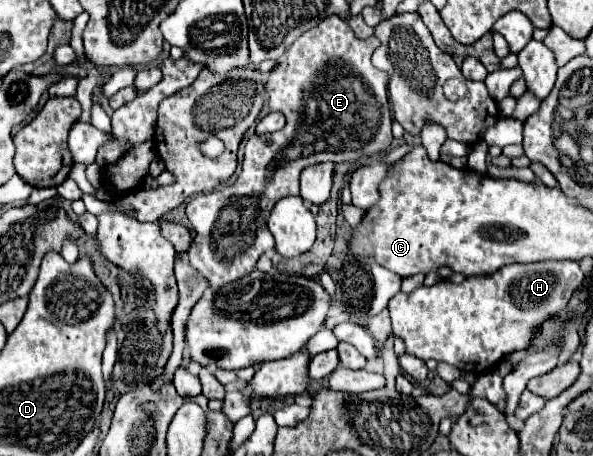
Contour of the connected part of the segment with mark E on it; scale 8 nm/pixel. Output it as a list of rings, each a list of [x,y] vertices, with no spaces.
[[[337,16],[323,20],[317,28],[301,34],[291,48],[285,50],[277,66],[269,72],[265,90],[269,100],[287,100],[287,124],[283,130],[273,134],[255,134],[245,146],[245,160],[239,178],[233,186],[219,188],[209,194],[195,196],[187,204],[187,218],[195,228],[191,242],[189,262],[205,278],[211,288],[223,288],[229,282],[239,280],[255,270],[257,260],[263,252],[275,250],[275,240],[267,228],[273,206],[293,192],[299,194],[299,174],[303,168],[319,162],[351,162],[369,160],[377,152],[391,146],[391,110],[387,102],[387,76],[371,64],[371,54],[377,48],[377,38],[357,38],[353,30]]]

